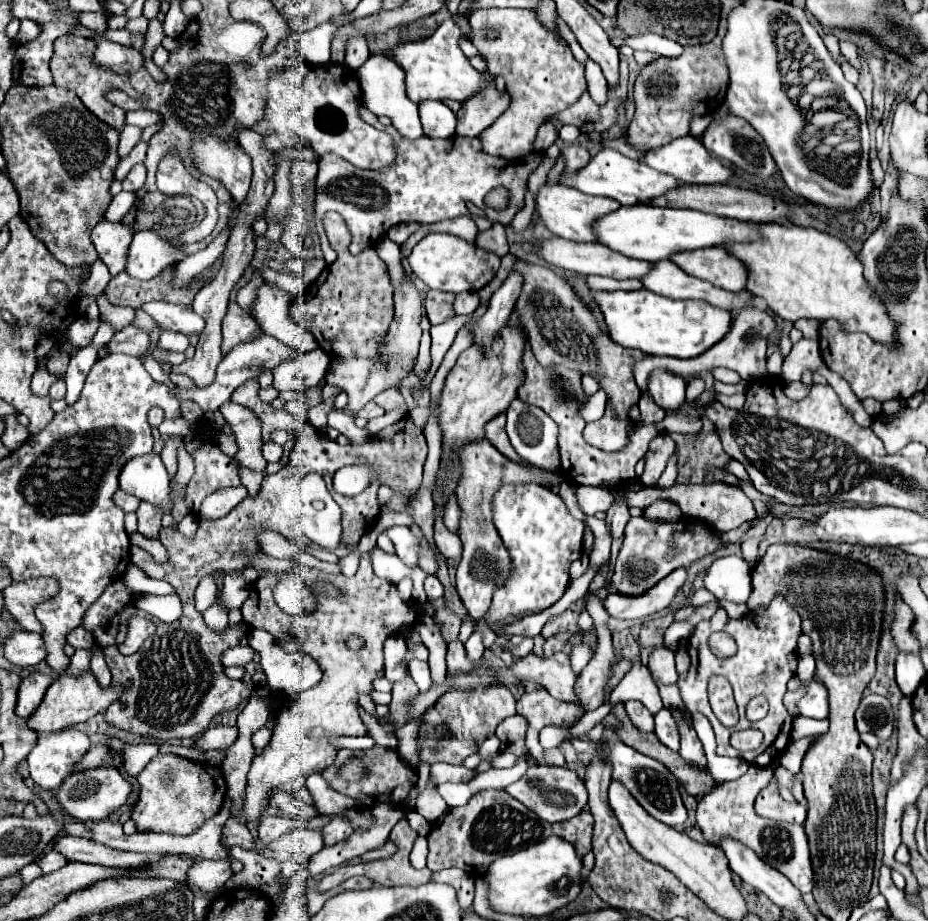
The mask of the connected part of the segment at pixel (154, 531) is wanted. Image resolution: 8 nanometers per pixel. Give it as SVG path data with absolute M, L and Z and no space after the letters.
M141 501L137 513L137 521L139 521L139 533L157 539L159 531L161 531L161 517L163 511L159 507L153 507L149 501Z

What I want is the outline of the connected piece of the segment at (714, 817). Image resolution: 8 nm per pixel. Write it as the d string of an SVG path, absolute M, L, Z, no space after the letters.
M751 765L743 777L719 785L717 789L707 793L699 801L697 823L709 843L717 845L721 835L731 835L737 841L741 841L743 845L749 845L753 851L757 851L757 855L765 863L769 863L771 867L781 871L785 877L789 877L789 881L805 895L805 893L813 891L815 881L813 881L809 845L807 845L807 837L805 837L803 827L801 825L777 827L777 823L773 823L771 819L761 819L753 809L755 795L769 785L771 777L773 777L773 771L769 767L761 769L757 765Z

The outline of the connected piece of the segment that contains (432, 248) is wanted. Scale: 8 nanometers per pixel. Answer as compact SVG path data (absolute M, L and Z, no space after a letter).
M447 233L425 235L413 247L411 255L407 257L407 263L411 267L411 273L417 275L425 285L437 291L451 291L451 293L479 291L495 277L499 269L499 261L497 257L493 257L493 253L485 253L483 249L477 249L475 245Z

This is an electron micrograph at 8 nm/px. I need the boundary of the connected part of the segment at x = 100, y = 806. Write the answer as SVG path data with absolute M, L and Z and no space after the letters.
M101 767L95 771L85 771L85 773L75 773L69 775L63 785L57 789L55 797L59 801L59 805L77 821L101 821L107 819L111 813L115 813L119 807L123 807L129 799L129 795L133 793L133 785L129 783L127 777L121 775L119 769L115 767Z

